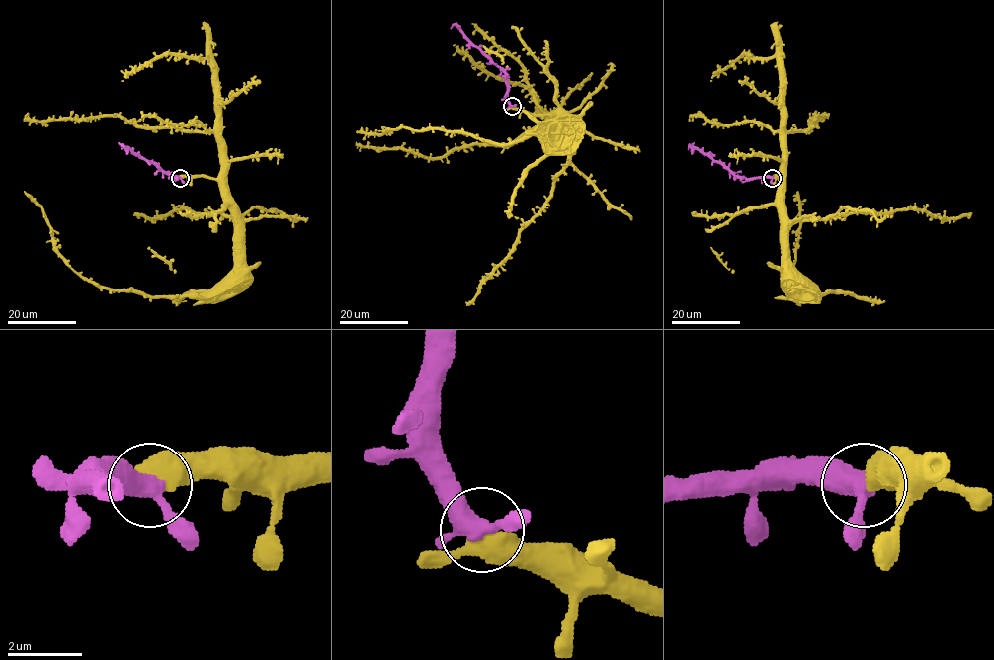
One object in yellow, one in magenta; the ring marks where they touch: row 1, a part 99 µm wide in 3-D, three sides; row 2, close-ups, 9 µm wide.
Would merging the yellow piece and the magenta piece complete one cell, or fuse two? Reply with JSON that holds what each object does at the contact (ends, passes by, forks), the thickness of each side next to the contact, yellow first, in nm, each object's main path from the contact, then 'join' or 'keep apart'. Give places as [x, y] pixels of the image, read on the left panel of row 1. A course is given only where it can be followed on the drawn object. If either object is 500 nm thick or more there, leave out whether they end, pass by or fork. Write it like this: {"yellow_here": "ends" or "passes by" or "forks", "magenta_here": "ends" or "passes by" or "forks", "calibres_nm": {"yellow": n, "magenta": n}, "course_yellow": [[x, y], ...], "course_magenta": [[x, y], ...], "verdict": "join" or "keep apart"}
{"yellow_here": "passes by", "magenta_here": "forks", "calibres_nm": {"yellow": 460, "magenta": 360}, "course_yellow": [[180, 178], [214, 178], [233, 218], [234, 267], [203, 294], [144, 295], [85, 280], [24, 191]], "course_magenta": [[180, 178], [172, 178], [119, 142]], "verdict": "join"}

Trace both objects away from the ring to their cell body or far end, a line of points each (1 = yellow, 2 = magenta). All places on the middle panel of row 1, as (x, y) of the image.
1: (512, 107), (560, 115), (566, 121), (556, 129), (503, 144), (431, 128), (356, 131)
2: (512, 106), (507, 99), (507, 75), (457, 27), (454, 25), (451, 28)

